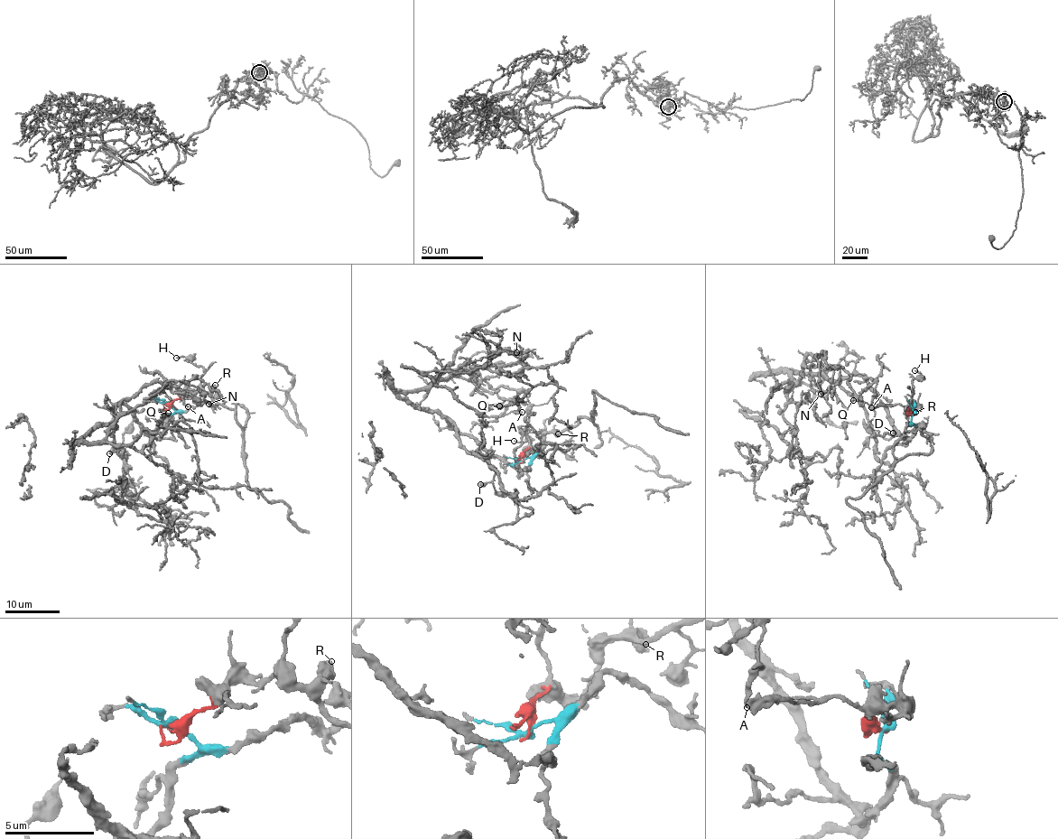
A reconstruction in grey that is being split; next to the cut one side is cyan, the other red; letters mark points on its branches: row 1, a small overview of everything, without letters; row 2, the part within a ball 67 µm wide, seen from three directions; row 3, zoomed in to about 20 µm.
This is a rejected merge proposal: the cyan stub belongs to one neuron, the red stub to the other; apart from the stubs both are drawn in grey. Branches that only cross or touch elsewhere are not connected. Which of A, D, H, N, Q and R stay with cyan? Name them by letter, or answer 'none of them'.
A, D, N, Q

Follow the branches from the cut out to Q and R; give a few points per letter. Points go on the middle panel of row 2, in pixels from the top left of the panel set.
Q: (524, 460), (531, 458), (529, 469), (518, 470), (405, 396), (460, 368), (488, 385), (502, 400), (499, 405)
R: (524, 460), (527, 448), (537, 450), (549, 432), (558, 434)

